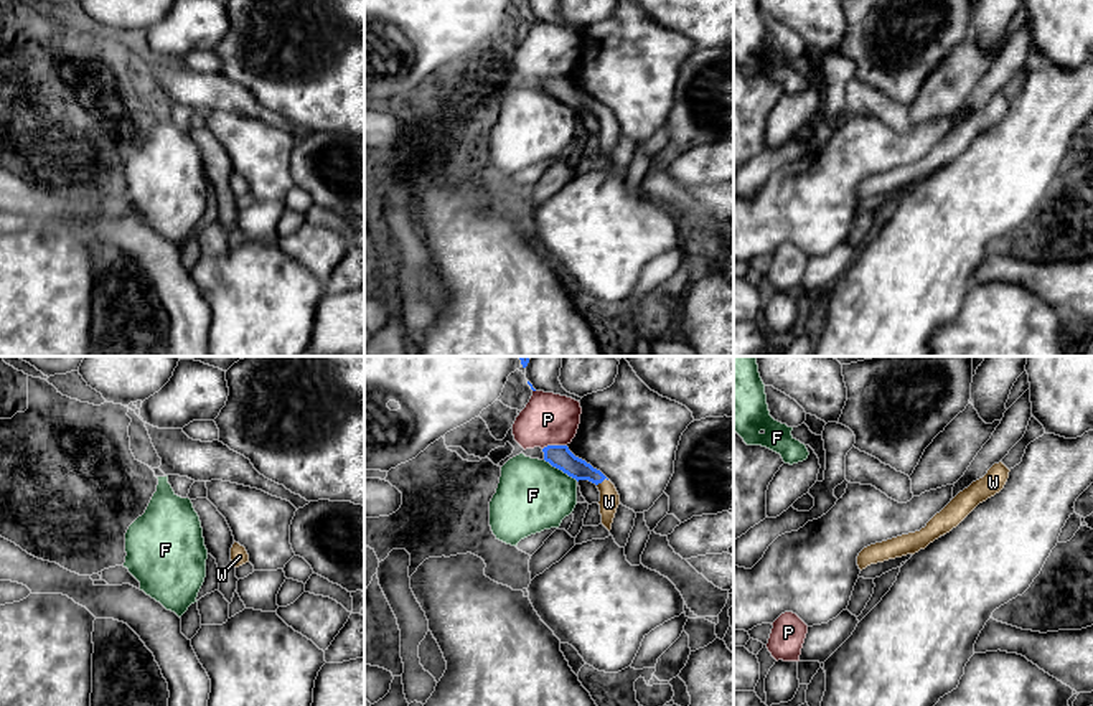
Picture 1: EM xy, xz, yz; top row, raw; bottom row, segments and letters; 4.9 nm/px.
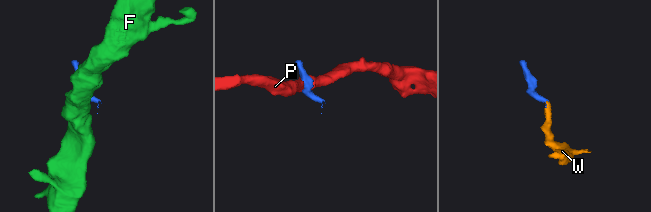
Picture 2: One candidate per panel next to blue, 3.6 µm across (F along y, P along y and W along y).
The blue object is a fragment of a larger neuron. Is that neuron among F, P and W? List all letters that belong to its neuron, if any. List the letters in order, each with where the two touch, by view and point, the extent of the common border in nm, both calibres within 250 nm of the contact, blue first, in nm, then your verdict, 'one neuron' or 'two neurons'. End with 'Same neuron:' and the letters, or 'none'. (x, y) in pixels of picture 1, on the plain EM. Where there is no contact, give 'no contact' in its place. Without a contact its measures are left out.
F: xz (561, 99) | 200 nm | 110/340 nm | two neurons
P: xz (554, 76) | 120 nm | 110/260 nm | two neurons
W: xz (602, 111) | 70 nm | 110/100 nm | one neuron
Same neuron: W

